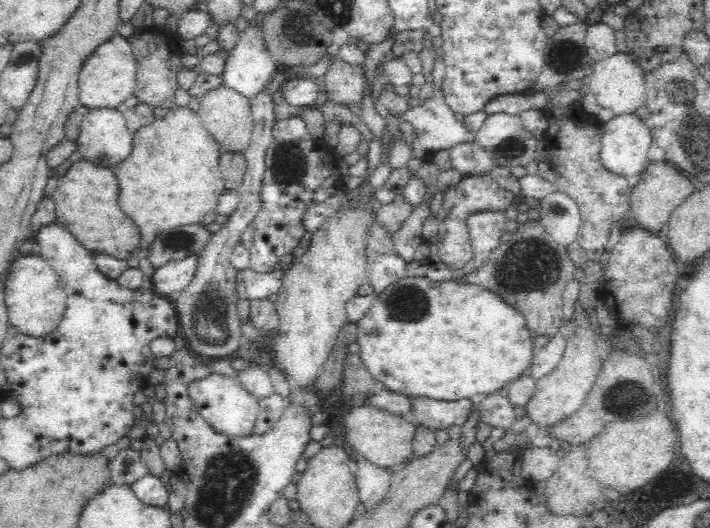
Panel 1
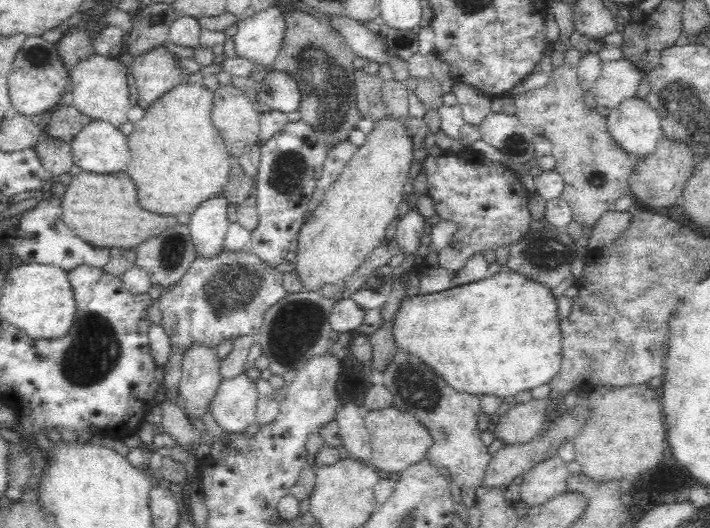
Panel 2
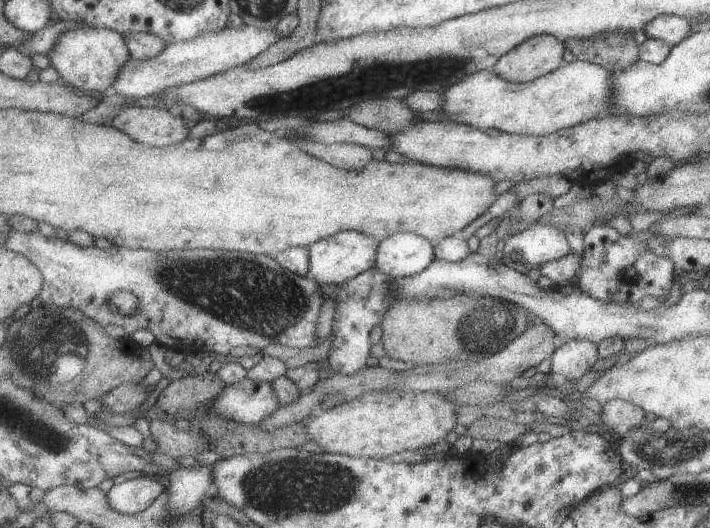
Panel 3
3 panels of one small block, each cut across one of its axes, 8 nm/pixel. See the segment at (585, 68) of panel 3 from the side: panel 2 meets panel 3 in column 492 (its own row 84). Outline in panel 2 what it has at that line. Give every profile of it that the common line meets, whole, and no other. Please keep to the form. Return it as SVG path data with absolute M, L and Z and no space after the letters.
M86 55L82 57L71 70L70 82L70 100L82 114L89 116L92 121L101 120L118 128L124 122L128 122L128 110L132 108L130 102L130 92L128 83L126 83L126 67L119 58L106 58L100 55Z

